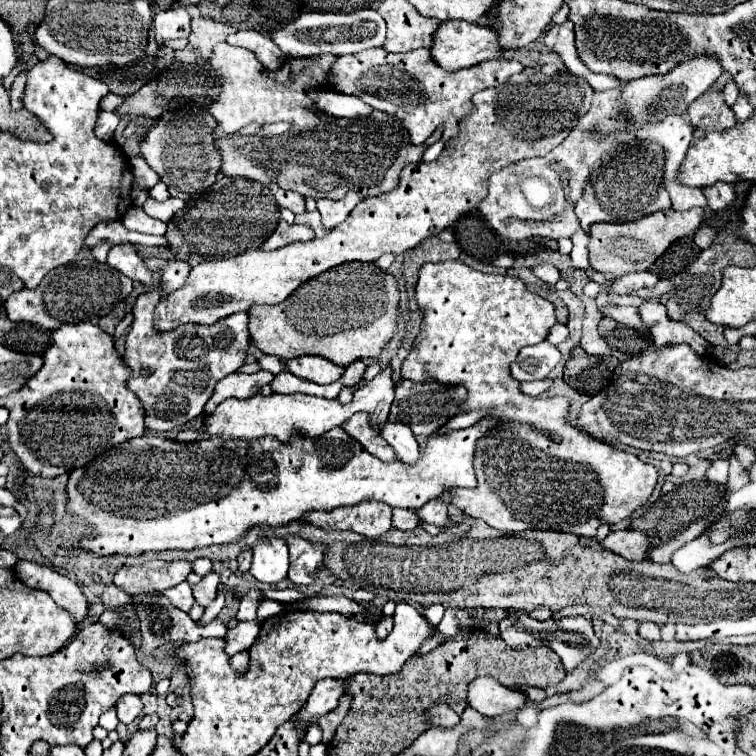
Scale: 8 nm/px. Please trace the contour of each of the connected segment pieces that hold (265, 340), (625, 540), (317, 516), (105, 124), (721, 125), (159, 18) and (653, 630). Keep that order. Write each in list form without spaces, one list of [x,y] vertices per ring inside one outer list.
[[[344,263],[300,285],[278,305],[248,309],[252,345],[282,361],[318,355],[336,365],[350,365],[362,357],[378,357],[380,349],[396,335],[398,325],[396,279],[372,263]]]
[[[612,531],[604,541],[604,547],[612,549],[612,553],[624,555],[630,561],[642,561],[646,551],[650,549],[650,539],[642,531]]]
[[[366,501],[352,507],[338,507],[332,511],[308,511],[304,523],[320,527],[324,531],[354,531],[366,537],[380,537],[392,525],[392,507],[378,501]]]
[[[102,111],[102,113],[98,115],[98,123],[96,123],[94,133],[98,135],[98,139],[106,141],[106,139],[116,131],[118,123],[120,123],[120,117],[118,117],[116,113],[106,113],[106,111]]]
[[[712,91],[696,99],[688,107],[688,115],[694,127],[702,131],[726,131],[736,125],[736,119],[732,119],[732,109],[724,105],[722,91]]]
[[[184,7],[162,9],[154,15],[154,35],[158,45],[168,39],[188,37],[190,35],[190,15]]]
[[[640,623],[640,629],[638,631],[640,631],[640,635],[644,639],[650,639],[650,641],[660,639],[660,627],[656,623]]]

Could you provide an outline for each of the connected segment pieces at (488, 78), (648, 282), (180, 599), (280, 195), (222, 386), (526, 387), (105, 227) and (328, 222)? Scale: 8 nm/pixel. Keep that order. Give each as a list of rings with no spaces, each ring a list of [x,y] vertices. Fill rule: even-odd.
[[[364,49],[354,55],[340,55],[328,73],[328,87],[336,93],[356,95],[372,109],[388,111],[398,119],[404,119],[410,131],[412,143],[424,143],[438,125],[444,125],[442,141],[448,143],[456,131],[458,121],[472,111],[472,95],[486,87],[504,83],[510,75],[520,73],[522,63],[510,57],[488,59],[458,73],[444,71],[428,59],[428,49],[414,49],[408,53],[390,53],[386,49]]]
[[[644,271],[644,273],[628,273],[624,277],[618,277],[616,283],[614,283],[614,293],[620,293],[620,295],[626,295],[634,289],[642,289],[642,287],[652,287],[656,285],[660,277],[656,273],[650,273],[650,271]]]
[[[186,581],[180,583],[180,585],[176,585],[176,587],[166,589],[164,595],[166,595],[178,609],[182,609],[182,611],[188,611],[188,609],[192,607],[192,603],[194,603],[192,589],[190,589],[190,585],[188,585]]]
[[[270,185],[270,191],[274,193],[274,197],[276,197],[280,207],[290,209],[292,213],[302,213],[304,211],[304,203],[302,203],[298,193],[288,193],[288,191],[284,191],[284,189],[276,187],[276,185]]]
[[[256,371],[252,375],[232,373],[232,375],[224,377],[216,385],[216,391],[206,405],[206,413],[212,413],[218,407],[218,403],[222,403],[228,397],[252,397],[252,395],[260,393],[260,389],[264,385],[270,385],[272,379],[274,379],[274,375],[270,371]]]
[[[542,379],[542,381],[530,381],[530,383],[520,383],[520,391],[522,391],[524,395],[536,397],[536,395],[544,393],[550,385],[552,385],[552,381],[548,381],[548,379]]]
[[[112,221],[112,223],[98,223],[84,241],[84,247],[92,249],[100,241],[108,241],[110,245],[120,245],[120,243],[132,243],[132,245],[144,245],[144,247],[168,247],[170,243],[164,237],[154,237],[154,235],[144,235],[136,231],[128,231],[122,221]]]
[[[348,192],[347,195],[338,201],[331,199],[319,199],[317,208],[321,215],[322,223],[326,229],[334,229],[336,225],[340,225],[354,207],[363,200],[356,192]]]

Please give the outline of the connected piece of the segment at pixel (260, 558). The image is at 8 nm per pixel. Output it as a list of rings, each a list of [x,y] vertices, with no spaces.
[[[272,529],[266,535],[258,535],[258,543],[252,547],[250,573],[264,583],[278,583],[286,579],[288,547]]]

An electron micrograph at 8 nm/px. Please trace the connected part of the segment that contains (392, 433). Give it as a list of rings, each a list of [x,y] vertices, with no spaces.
[[[386,421],[382,427],[382,437],[394,447],[396,457],[406,463],[414,463],[420,457],[420,449],[412,431],[400,421]]]

